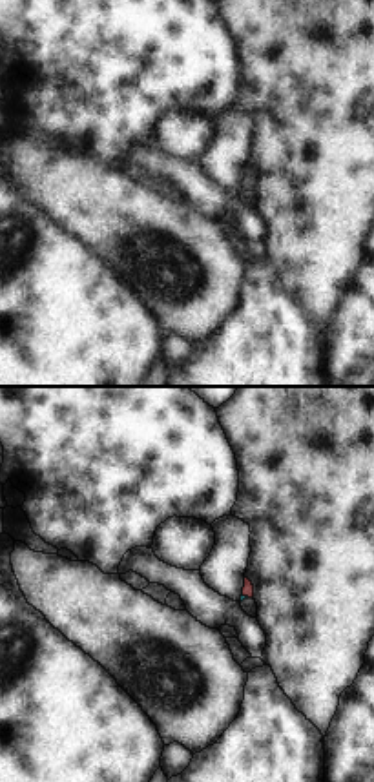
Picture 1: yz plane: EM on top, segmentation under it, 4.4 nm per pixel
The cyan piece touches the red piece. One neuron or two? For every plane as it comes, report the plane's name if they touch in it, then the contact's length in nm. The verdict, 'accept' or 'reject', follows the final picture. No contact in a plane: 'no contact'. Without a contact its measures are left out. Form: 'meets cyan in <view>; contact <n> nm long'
meets cyan in yz; contact 40 nm long

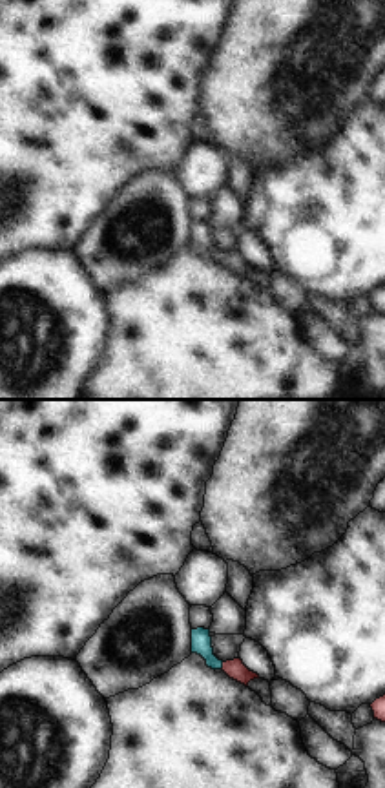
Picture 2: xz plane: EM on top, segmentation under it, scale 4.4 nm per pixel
meets cyan in xz; contact 40 nm long

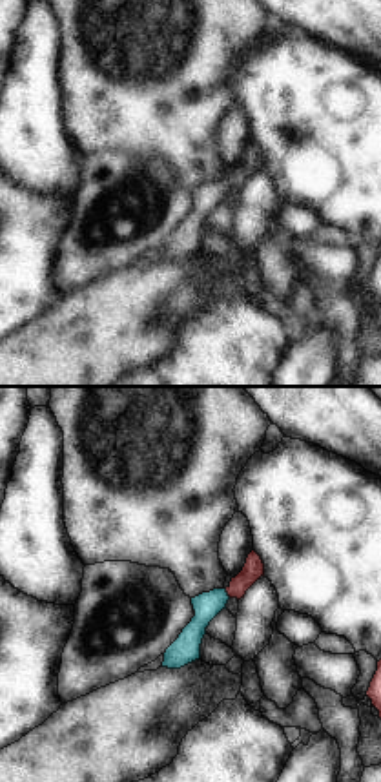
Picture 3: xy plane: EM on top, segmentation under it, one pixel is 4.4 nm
meets cyan in xy; contact 50 nm long

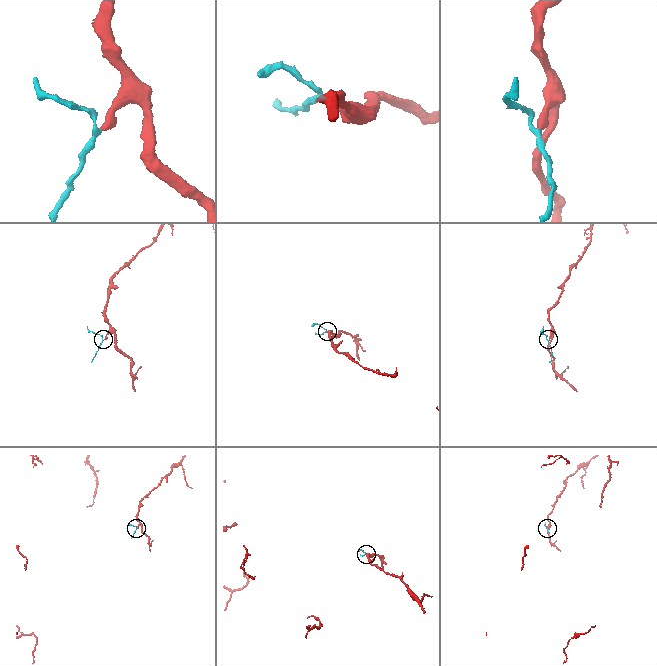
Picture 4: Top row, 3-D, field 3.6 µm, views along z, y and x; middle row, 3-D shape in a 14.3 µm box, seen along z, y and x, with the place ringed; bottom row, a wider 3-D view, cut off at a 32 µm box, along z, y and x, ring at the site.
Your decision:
accept

